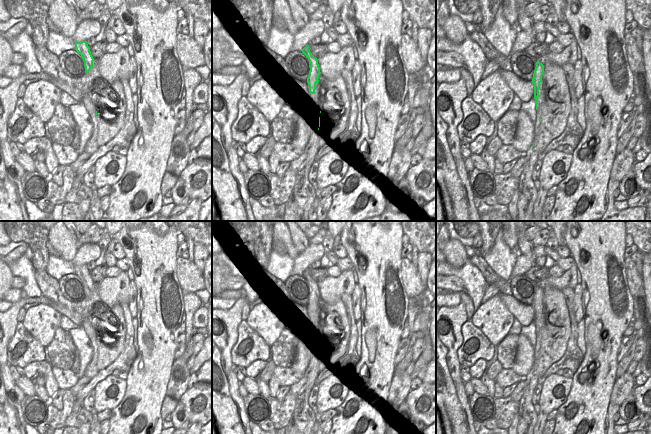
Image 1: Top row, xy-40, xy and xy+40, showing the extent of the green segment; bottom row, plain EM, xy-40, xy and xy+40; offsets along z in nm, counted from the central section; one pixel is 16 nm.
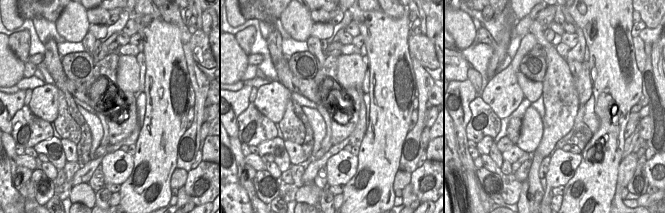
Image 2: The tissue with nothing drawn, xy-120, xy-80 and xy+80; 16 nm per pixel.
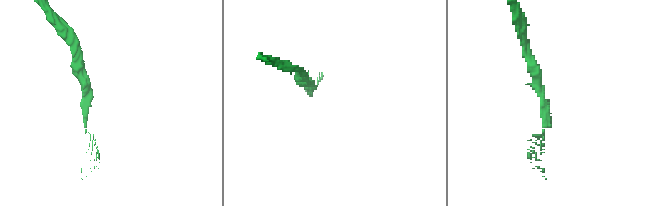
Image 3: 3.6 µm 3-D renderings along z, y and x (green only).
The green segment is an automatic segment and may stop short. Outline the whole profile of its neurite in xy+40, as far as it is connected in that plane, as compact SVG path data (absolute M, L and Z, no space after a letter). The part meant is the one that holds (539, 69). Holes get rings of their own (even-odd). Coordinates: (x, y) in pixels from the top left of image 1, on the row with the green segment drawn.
M539 61L536 62L536 67L534 70L532 83L534 84L534 99L536 104L536 121L534 123L534 129L537 129L541 122L542 110L538 108L538 97L539 97L539 90L540 84L542 83L542 76L544 73L544 65Z

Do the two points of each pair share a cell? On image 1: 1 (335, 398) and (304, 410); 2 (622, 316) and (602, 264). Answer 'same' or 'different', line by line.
1: different
2: same

